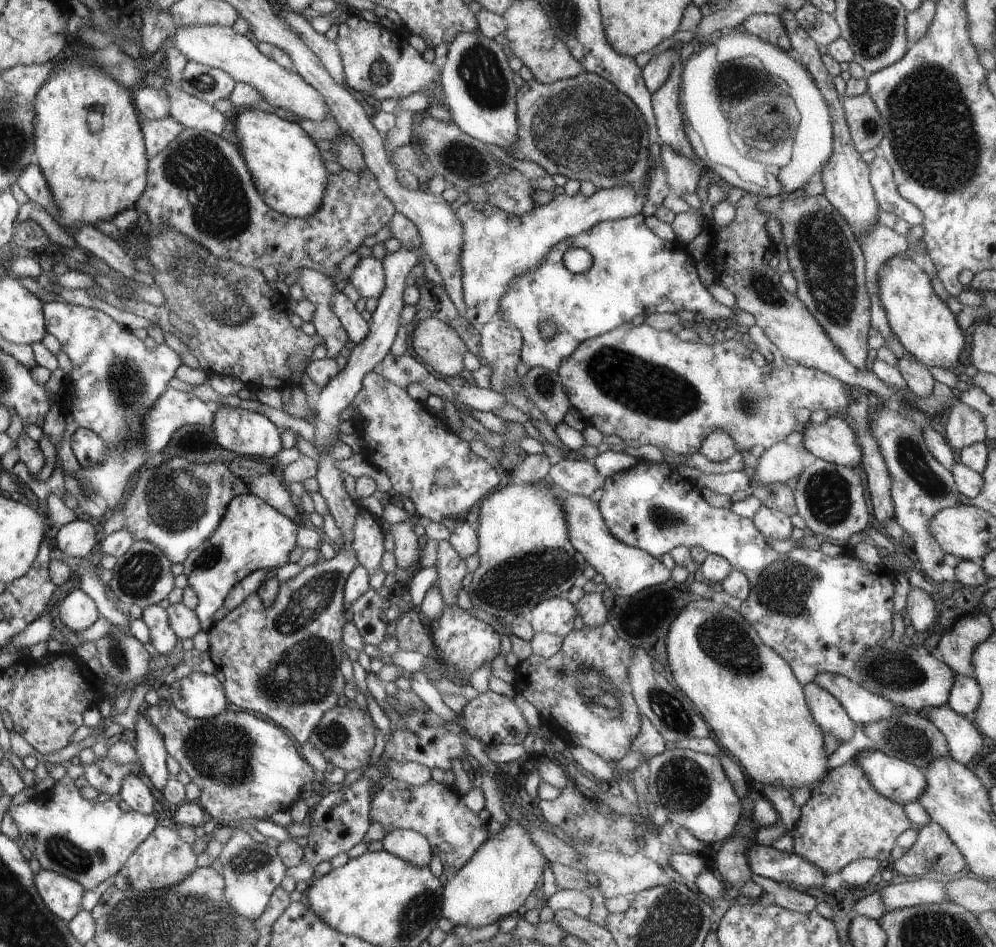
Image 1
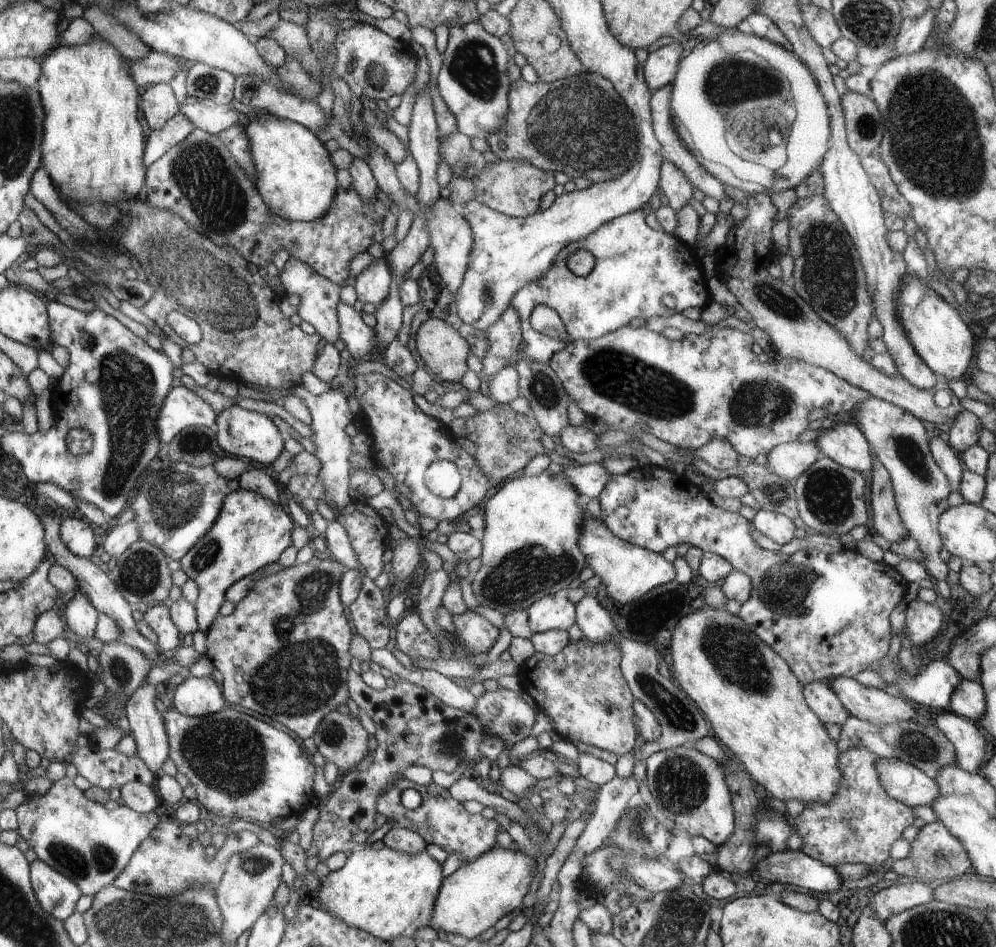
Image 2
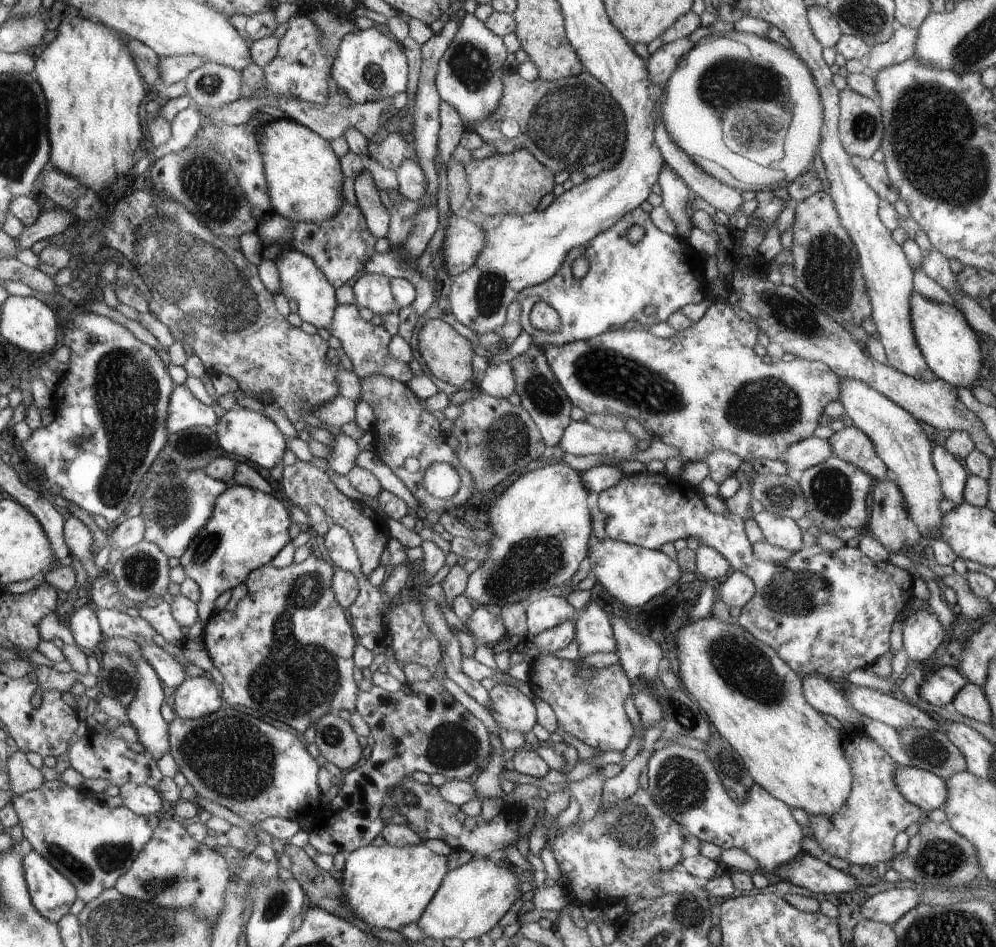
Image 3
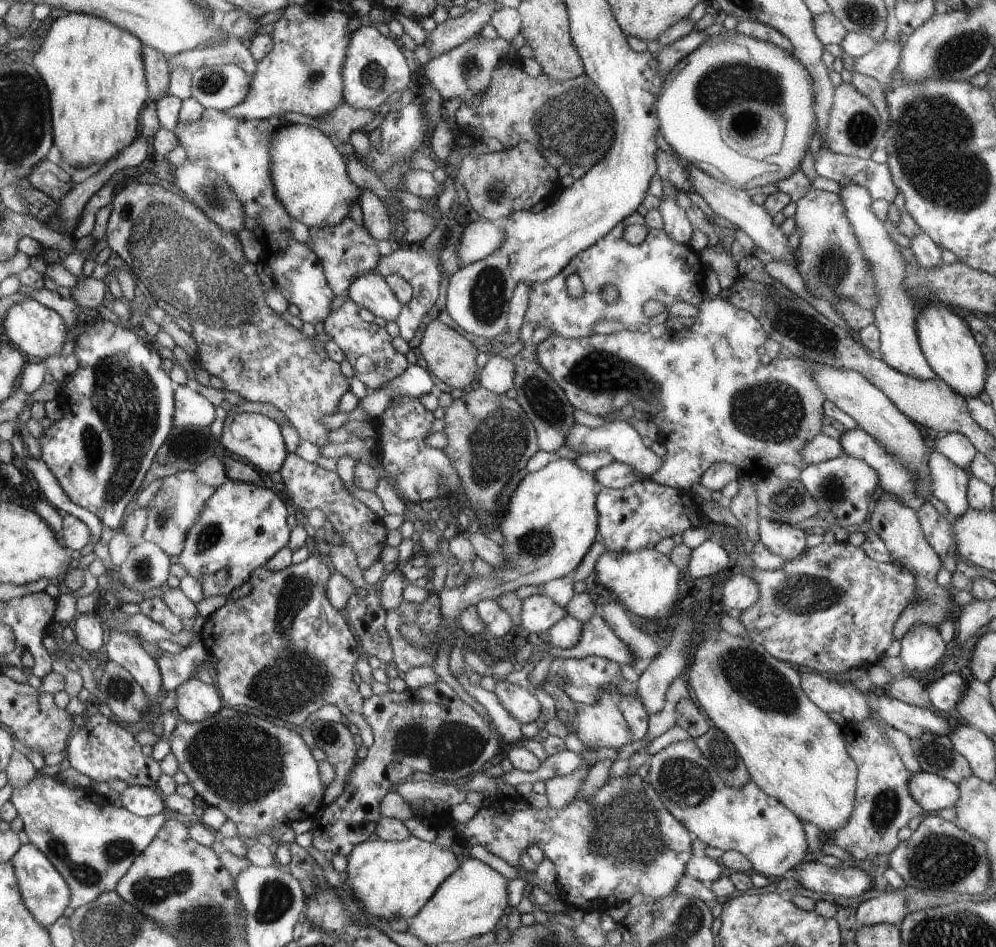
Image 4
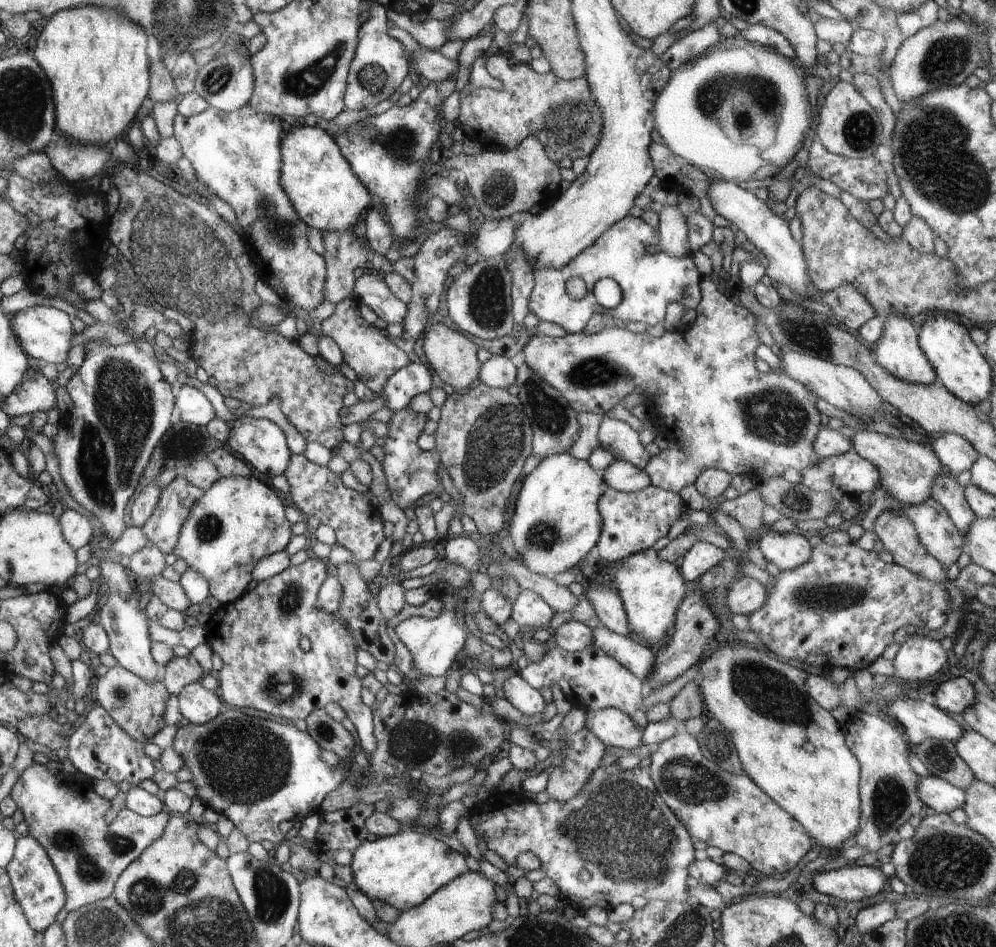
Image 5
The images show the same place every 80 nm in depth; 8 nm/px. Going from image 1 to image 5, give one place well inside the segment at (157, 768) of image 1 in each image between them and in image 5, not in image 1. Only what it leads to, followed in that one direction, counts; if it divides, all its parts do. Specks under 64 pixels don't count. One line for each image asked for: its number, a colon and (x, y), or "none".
2: (147, 726)
3: (144, 716)
4: (123, 647)
5: (129, 641)

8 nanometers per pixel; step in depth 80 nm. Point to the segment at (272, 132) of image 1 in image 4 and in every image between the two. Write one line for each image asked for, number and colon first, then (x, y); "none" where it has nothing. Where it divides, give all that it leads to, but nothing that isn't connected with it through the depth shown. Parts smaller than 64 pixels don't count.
2: (295, 176)
3: (304, 178)
4: (313, 184)

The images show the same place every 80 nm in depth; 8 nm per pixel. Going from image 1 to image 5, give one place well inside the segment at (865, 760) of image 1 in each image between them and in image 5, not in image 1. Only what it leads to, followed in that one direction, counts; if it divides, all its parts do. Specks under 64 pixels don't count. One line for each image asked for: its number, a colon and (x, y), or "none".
2: (905, 783)
3: (924, 789)
4: (932, 792)
5: (939, 796)

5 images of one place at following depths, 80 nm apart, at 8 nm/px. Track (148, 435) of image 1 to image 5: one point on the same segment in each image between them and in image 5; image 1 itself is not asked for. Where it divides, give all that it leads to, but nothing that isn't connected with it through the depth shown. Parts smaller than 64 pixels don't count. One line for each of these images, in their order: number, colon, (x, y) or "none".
2: (182, 408)
3: (186, 411)
4: (193, 409)
5: (194, 407)

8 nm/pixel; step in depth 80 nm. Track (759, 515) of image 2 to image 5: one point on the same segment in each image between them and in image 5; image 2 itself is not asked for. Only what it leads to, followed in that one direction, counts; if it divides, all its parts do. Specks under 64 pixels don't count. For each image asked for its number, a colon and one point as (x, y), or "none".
3: (779, 531)
4: (782, 538)
5: (788, 550)

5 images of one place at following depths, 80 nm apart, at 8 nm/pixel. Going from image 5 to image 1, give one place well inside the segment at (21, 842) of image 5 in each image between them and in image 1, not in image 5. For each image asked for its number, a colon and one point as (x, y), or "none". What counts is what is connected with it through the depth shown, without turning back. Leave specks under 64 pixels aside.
1: (62, 895)
2: (57, 894)
3: (52, 894)
4: (46, 893)

